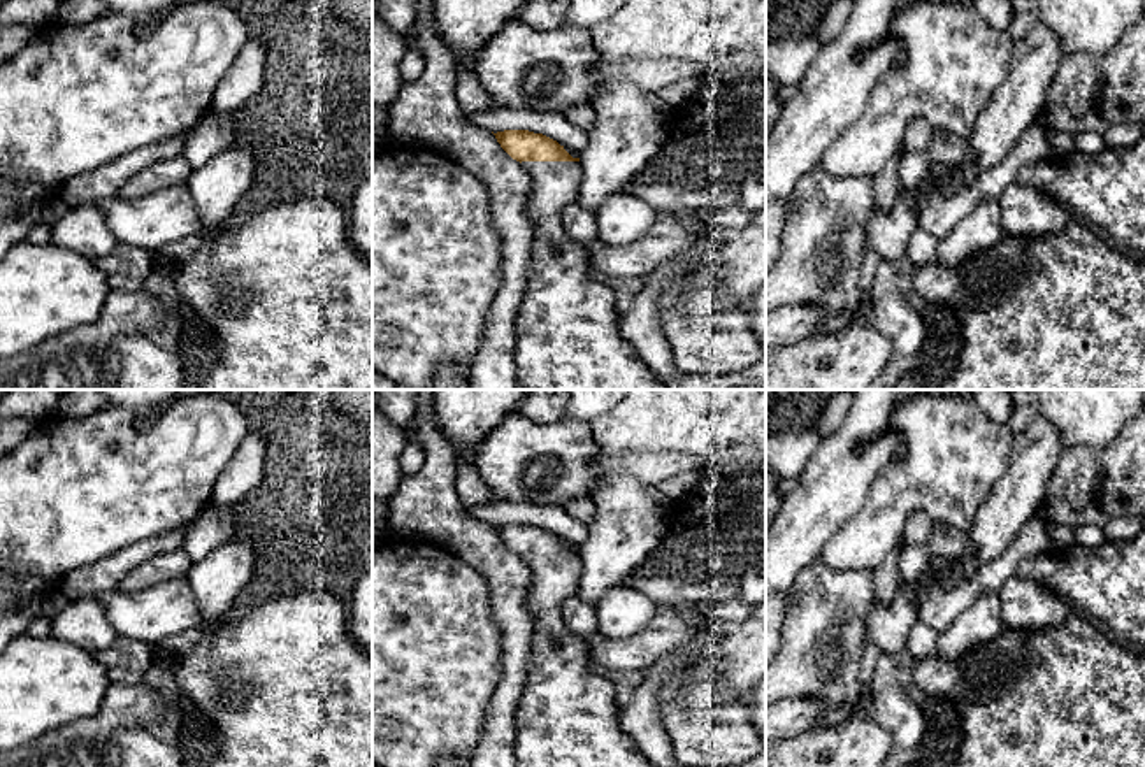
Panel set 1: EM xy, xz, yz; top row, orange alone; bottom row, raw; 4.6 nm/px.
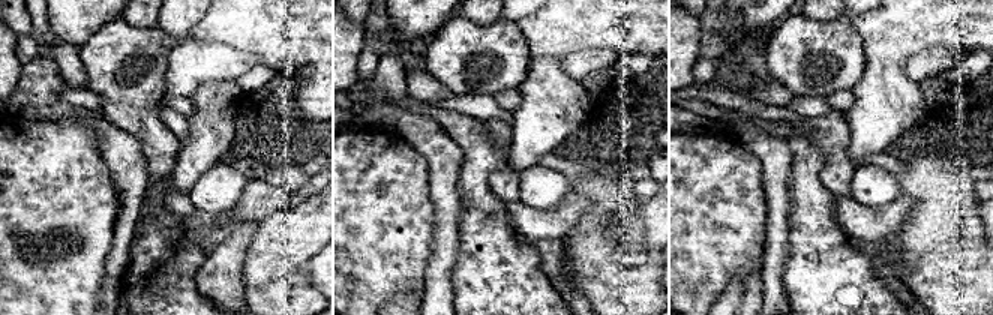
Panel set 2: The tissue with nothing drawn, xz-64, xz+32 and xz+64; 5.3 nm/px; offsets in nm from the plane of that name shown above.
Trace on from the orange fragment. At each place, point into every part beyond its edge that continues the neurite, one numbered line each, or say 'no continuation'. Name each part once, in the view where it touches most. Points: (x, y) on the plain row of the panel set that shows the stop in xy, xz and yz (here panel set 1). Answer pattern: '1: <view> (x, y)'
1: xz (566, 716)

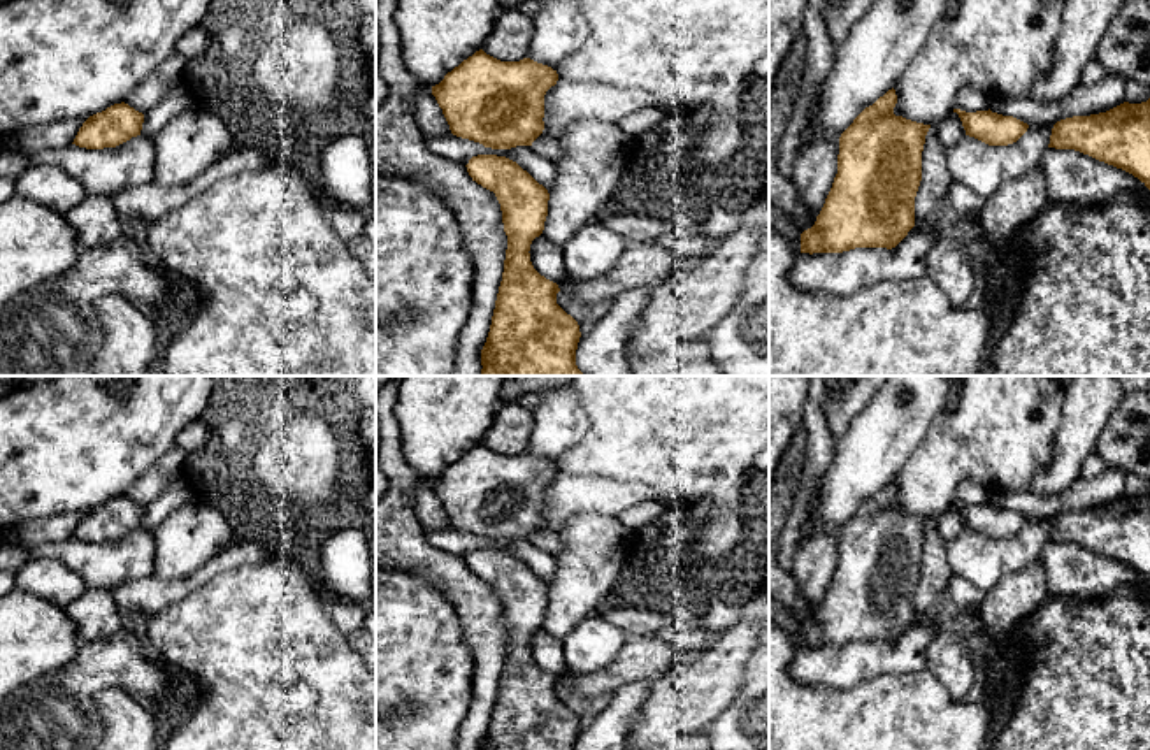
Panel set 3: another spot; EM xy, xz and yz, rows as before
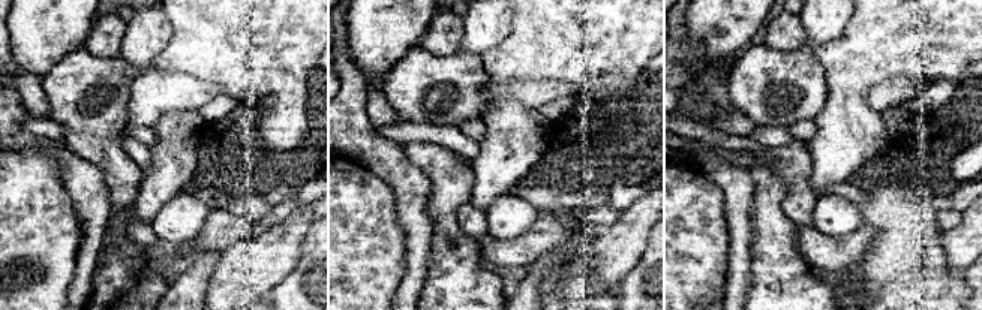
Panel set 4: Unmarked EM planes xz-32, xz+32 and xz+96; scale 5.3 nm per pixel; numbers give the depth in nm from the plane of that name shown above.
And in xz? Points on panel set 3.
no continuation

